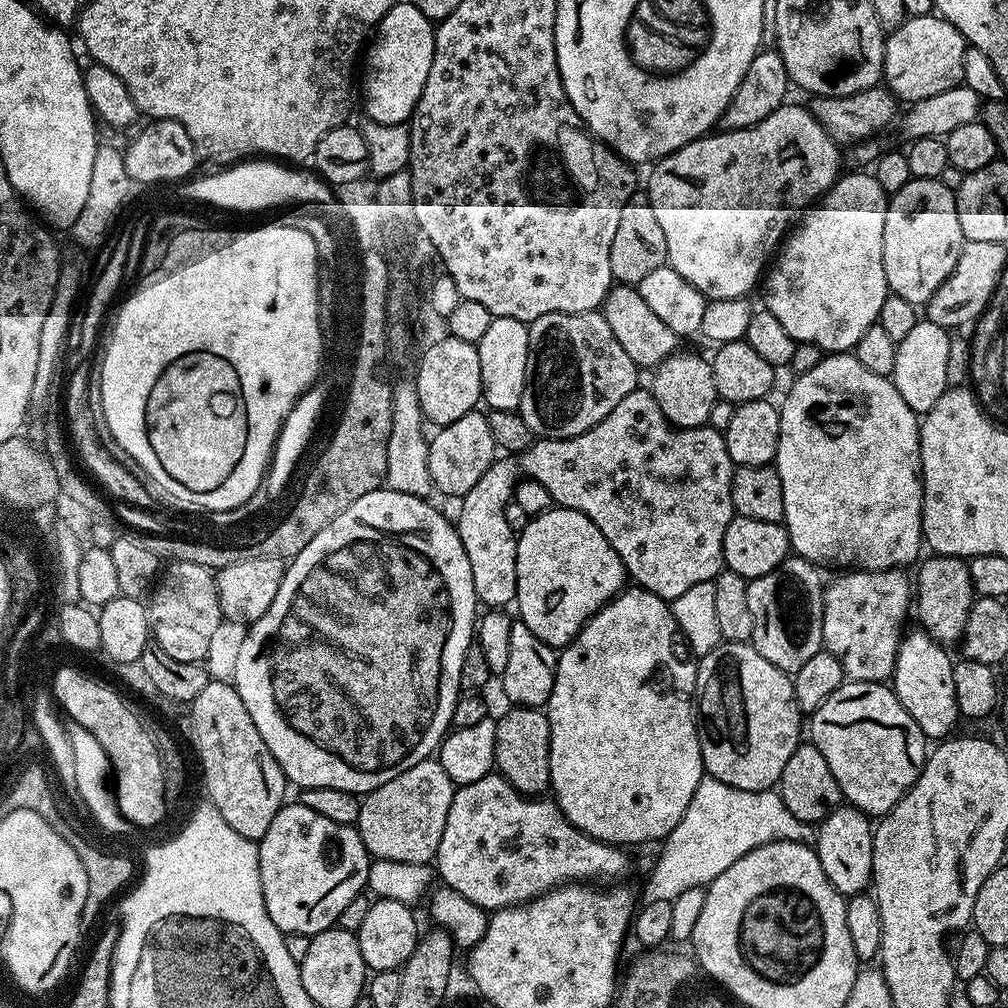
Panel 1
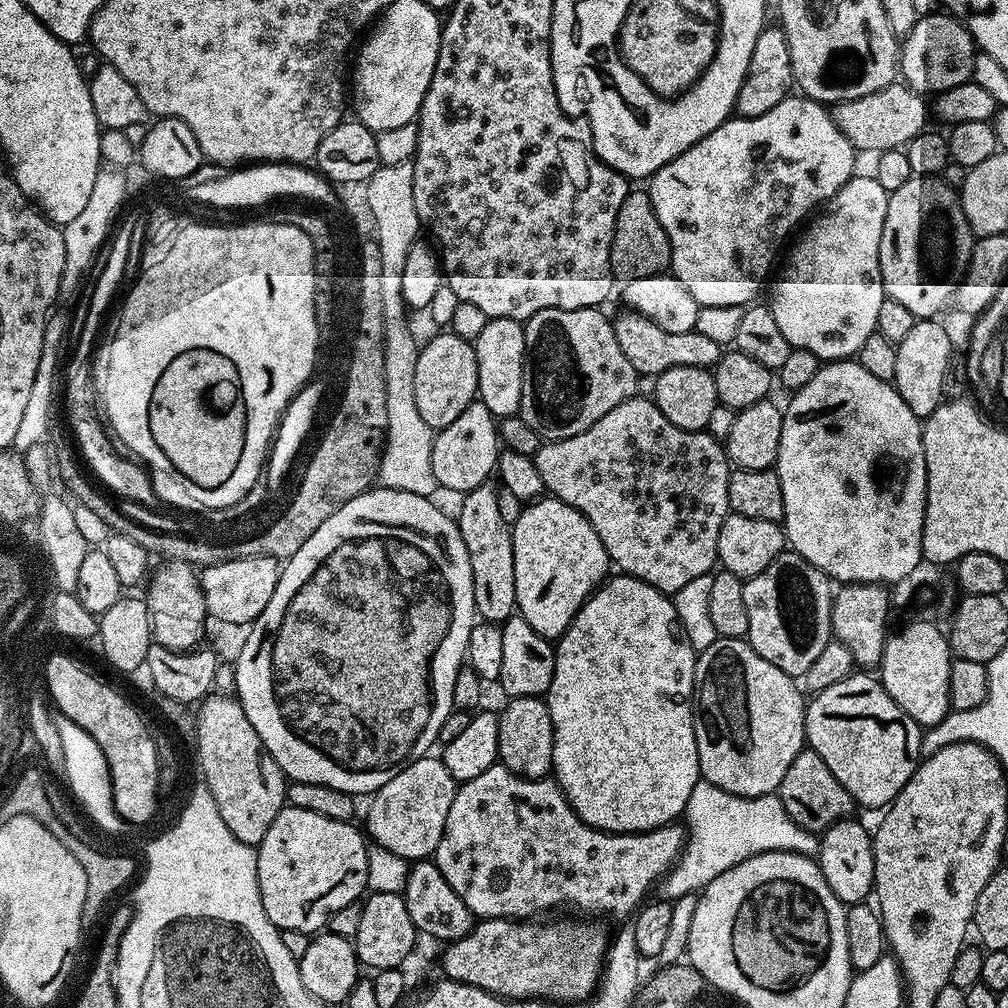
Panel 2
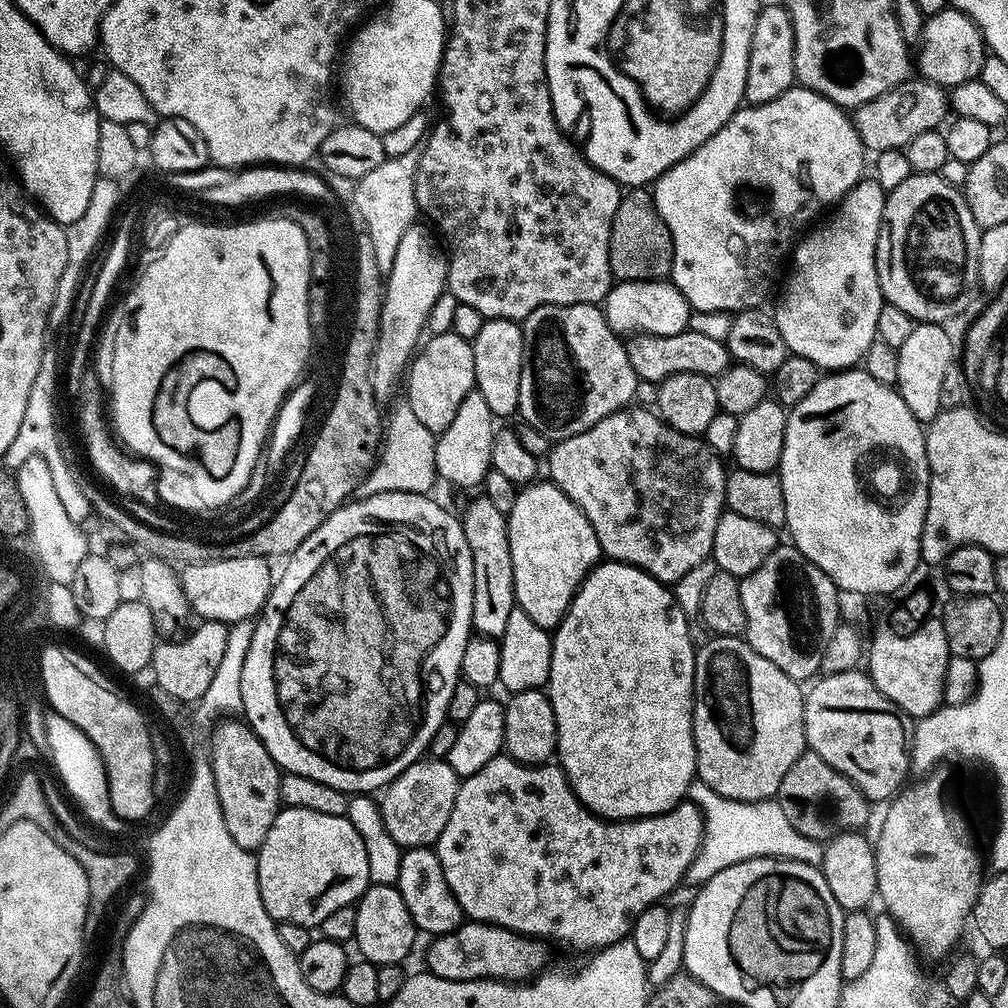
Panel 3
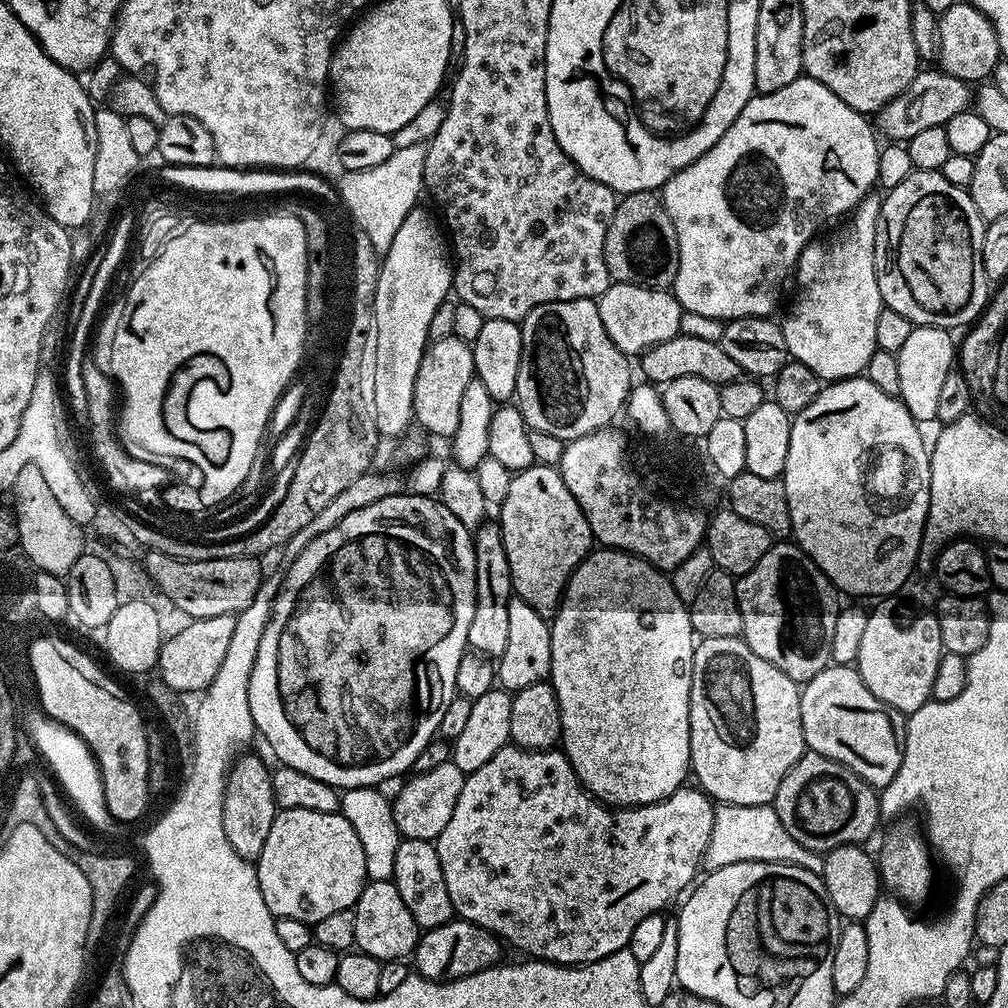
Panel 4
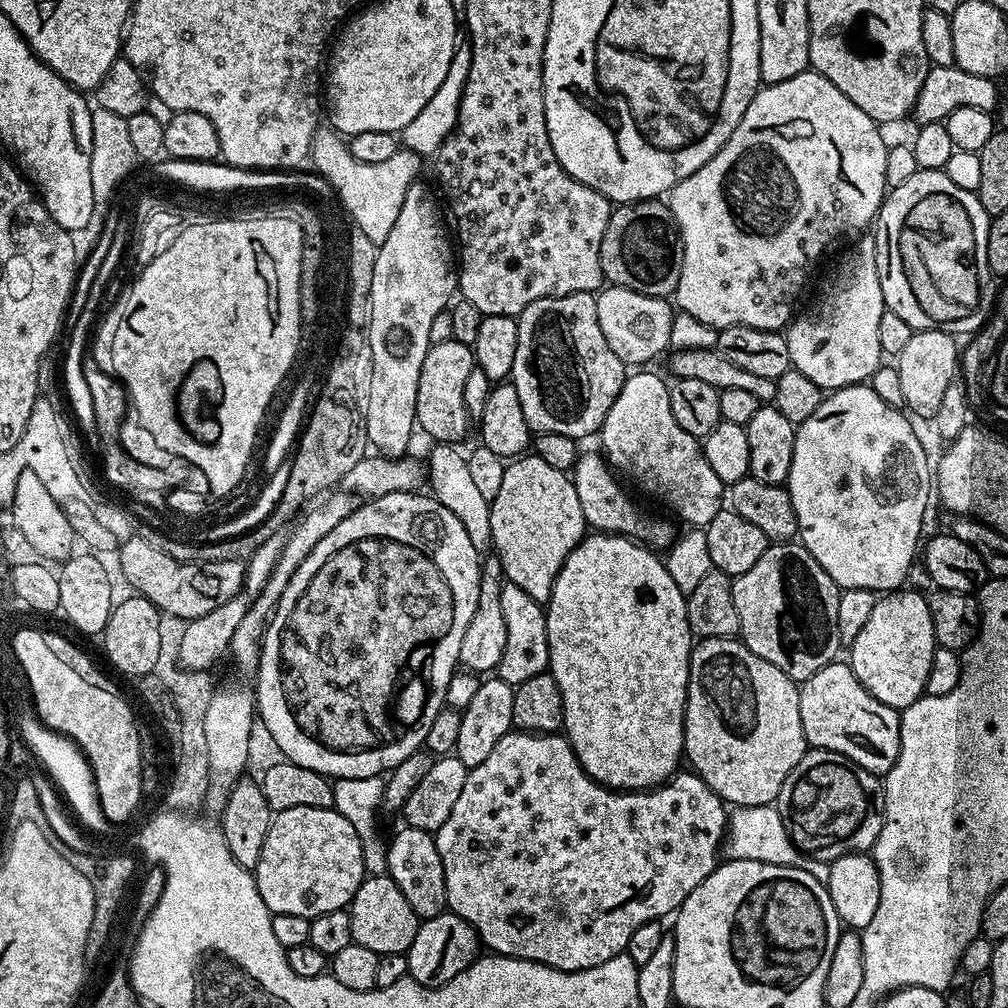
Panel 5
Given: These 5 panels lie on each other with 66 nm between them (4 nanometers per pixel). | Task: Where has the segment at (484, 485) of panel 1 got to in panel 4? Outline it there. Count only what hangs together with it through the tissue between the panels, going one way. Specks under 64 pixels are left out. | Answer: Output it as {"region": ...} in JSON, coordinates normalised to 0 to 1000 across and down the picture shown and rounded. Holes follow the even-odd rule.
{"region":[[[481,518],[471,525],[468,541],[470,542],[470,565],[472,566],[472,596],[470,597],[470,613],[466,613],[464,643],[476,648],[477,651],[495,653],[502,645],[504,635],[506,597],[510,594],[510,573],[506,569],[506,558],[502,558],[503,546],[496,542],[496,525],[491,519]]]}

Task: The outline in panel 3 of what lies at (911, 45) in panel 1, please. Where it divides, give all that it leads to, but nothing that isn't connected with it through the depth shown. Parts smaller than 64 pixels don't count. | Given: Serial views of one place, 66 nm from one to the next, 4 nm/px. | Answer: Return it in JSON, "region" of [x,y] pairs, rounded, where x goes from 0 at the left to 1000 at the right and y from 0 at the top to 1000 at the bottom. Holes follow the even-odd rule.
{"region":[[[943,6],[936,8],[931,14],[920,17],[917,22],[917,36],[911,45],[913,57],[907,63],[913,66],[912,74],[918,79],[933,84],[938,89],[949,87],[954,81],[969,78],[974,69],[978,55],[976,35],[968,23],[958,14]]]}

